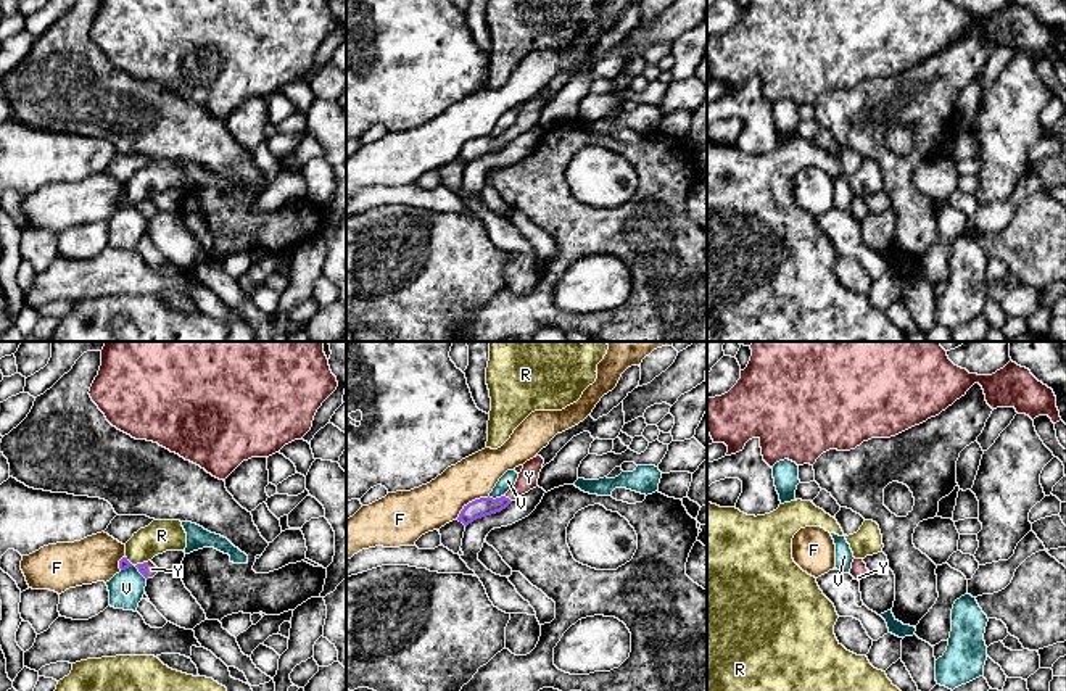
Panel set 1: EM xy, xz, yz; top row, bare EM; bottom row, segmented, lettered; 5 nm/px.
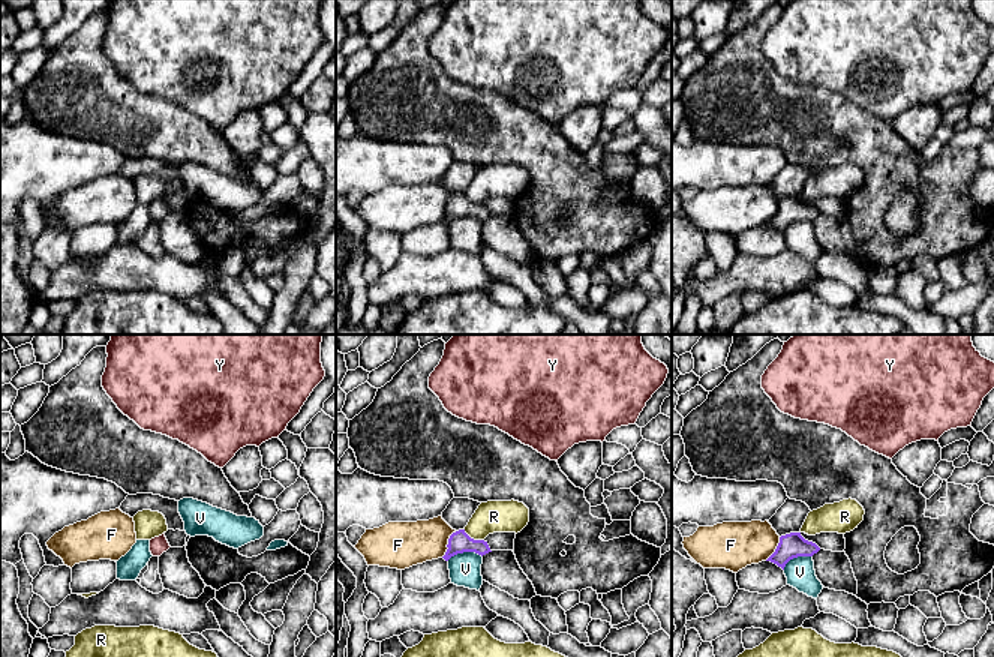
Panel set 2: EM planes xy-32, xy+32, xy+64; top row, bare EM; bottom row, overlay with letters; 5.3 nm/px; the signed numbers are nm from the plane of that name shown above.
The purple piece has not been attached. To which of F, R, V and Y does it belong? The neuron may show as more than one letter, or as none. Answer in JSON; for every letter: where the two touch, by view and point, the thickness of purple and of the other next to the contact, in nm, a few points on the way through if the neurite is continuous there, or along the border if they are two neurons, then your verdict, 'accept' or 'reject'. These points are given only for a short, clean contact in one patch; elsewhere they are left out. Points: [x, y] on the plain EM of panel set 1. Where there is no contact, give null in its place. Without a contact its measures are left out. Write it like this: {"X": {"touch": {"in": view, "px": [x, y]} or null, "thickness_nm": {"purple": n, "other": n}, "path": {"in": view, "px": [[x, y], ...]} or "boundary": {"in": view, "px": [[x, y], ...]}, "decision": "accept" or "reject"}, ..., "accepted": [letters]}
{"F": {"touch": {"in": "xz", "px": [472, 140]}, "thickness_nm": {"purple": 100, "other": 220}, "boundary": {"in": "xz", "px": [[488, 134], [472, 139], [456, 157]]}, "decision": "reject"}, "R": {"touch": {"in": "xy", "px": [140, 203]}, "thickness_nm": {"purple": 50, "other": 160}, "boundary": {"in": "xy", "px": [[147, 200], [136, 205]]}, "decision": "reject"}, "V": {"touch": {"in": "xz", "px": [496, 137]}, "thickness_nm": {"purple": 100, "other": 80}, "boundary": {"in": "xz", "px": [[503, 134], [488, 136]]}, "decision": "reject"}, "Y": {"touch": {"in": "xz", "px": [508, 137]}, "thickness_nm": {"purple": 100, "other": 100}, "path": {"in": "xz", "px": [[480, 147], [495, 145], [508, 137], [527, 119]]}, "decision": "accept"}, "accepted": ["Y"]}

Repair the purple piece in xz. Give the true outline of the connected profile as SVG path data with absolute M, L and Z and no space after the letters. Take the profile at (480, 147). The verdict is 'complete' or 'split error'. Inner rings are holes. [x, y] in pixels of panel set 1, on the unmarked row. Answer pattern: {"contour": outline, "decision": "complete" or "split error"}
{"contour": "M536 95L527 100L523 103L522 111L519 113L515 124L504 135L496 137L496 139L488 135L488 137L480 137L480 139L469 142L461 150L457 159L467 166L477 158L501 151L519 135L538 126L538 118L539 118L543 103L544 103L544 98L541 95Z", "decision": "split error"}

